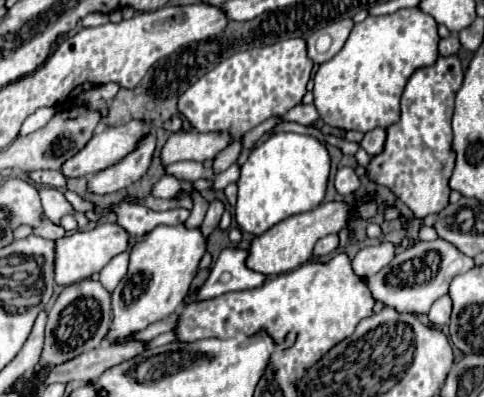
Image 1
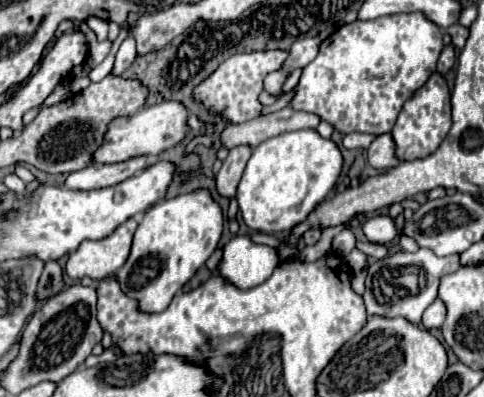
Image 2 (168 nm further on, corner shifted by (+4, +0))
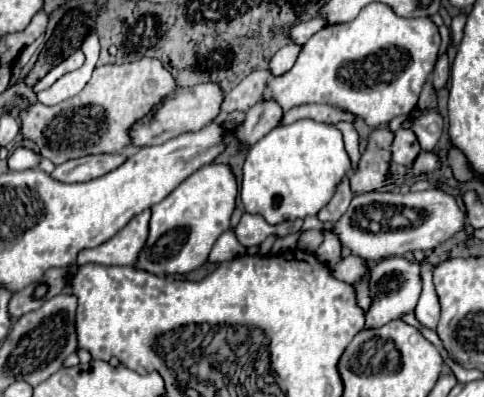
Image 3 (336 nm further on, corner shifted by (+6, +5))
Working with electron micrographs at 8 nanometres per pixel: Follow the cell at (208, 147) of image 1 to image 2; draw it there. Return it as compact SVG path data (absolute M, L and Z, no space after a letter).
M283 108L279 112L259 116L255 120L243 122L243 124L229 124L223 128L219 136L219 144L227 150L235 146L259 146L261 142L283 134L291 130L301 130L301 128L315 128L319 124L319 118L315 114L307 112L297 112L293 108Z

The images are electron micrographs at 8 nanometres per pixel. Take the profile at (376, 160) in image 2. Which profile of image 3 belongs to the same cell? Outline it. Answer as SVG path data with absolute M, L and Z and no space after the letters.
M401 127L395 133L395 141L393 141L393 163L409 167L413 165L419 153L421 153L421 145L417 141L417 135L411 129Z

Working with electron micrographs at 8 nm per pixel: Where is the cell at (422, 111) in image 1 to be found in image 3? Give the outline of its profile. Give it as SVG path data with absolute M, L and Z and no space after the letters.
M419 109L413 111L413 117L415 117L415 123L409 125L405 123L403 127L409 127L415 131L421 148L423 151L433 151L439 137L441 137L441 131L443 131L443 119L437 111L429 111L429 113L423 113Z

